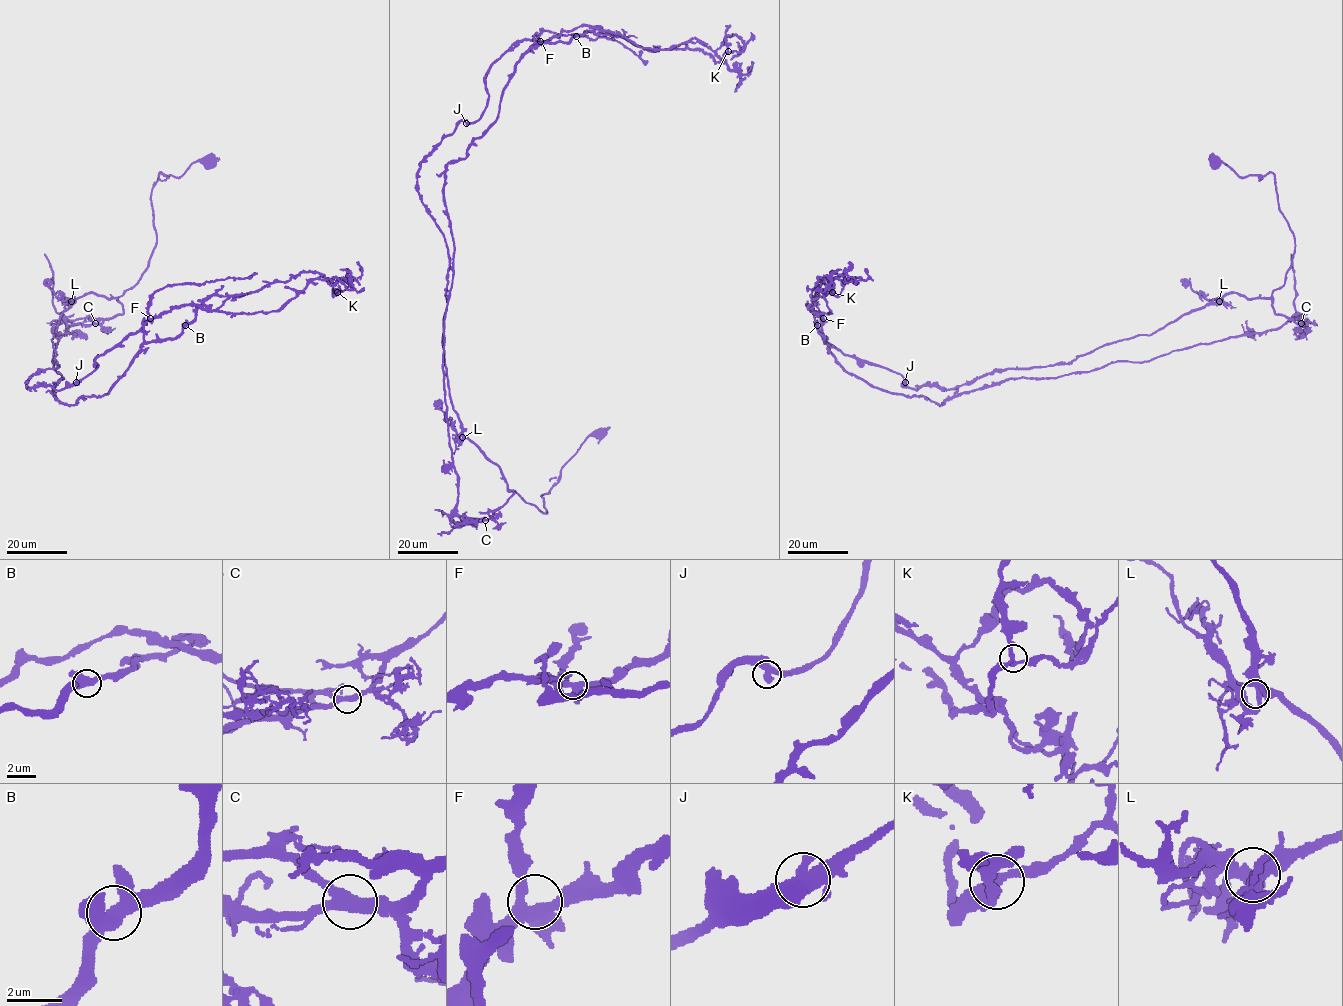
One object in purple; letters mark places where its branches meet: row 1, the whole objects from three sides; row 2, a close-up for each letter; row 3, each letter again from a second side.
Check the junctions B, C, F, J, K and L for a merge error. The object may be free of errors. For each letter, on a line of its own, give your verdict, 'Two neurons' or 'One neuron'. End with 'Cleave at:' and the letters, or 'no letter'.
B: One neuron
C: Two neurons
F: One neuron
J: One neuron
K: One neuron
L: One neuron
Cleave at: C

